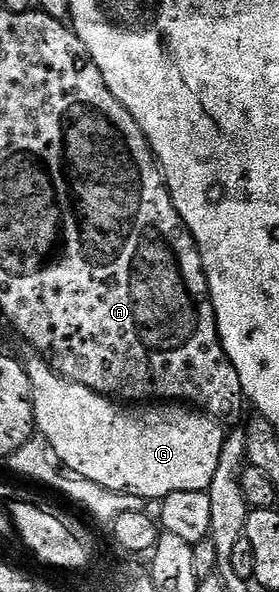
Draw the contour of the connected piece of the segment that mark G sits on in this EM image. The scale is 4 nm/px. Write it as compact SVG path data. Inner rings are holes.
M40 355L30 357L24 365L33 387L33 422L62 468L112 492L135 494L145 501L165 499L175 490L203 492L211 486L227 432L209 413L180 402L126 406L63 378Z

